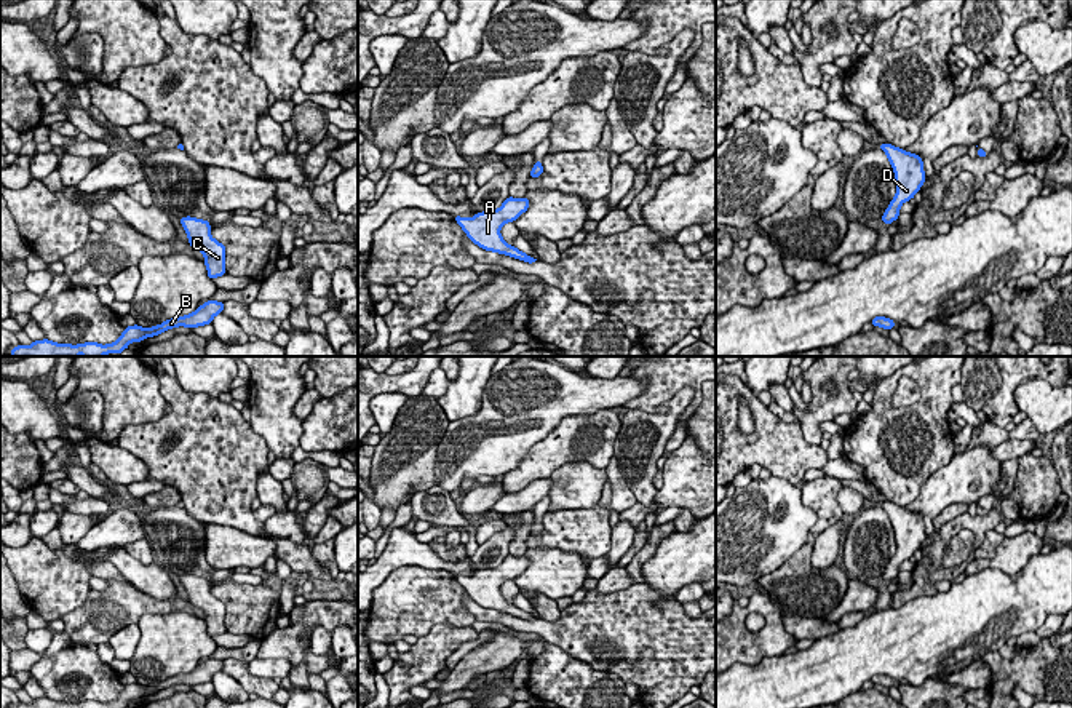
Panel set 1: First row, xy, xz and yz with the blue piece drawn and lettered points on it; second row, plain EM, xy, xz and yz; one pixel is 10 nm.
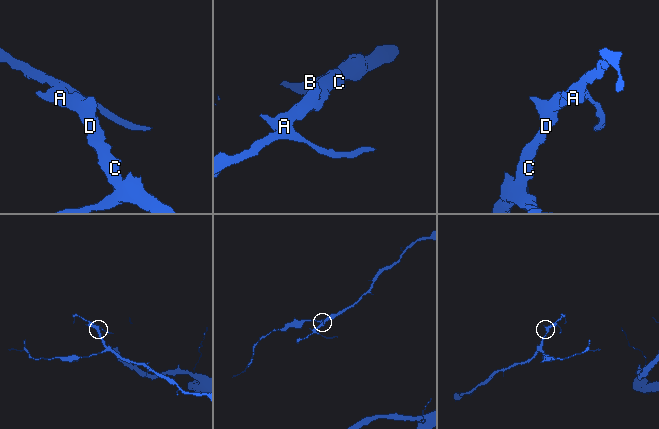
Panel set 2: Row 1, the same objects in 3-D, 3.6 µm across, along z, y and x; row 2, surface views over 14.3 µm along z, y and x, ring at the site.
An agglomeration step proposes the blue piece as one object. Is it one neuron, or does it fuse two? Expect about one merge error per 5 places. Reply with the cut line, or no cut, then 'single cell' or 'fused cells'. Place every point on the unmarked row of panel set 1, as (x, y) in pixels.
no cut | single cell

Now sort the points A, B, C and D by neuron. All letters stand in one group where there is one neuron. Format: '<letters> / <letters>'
A B C D

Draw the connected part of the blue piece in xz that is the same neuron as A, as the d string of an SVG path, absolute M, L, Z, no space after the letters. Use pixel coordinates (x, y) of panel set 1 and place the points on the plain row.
M508 555L495 569L482 569L474 572L471 577L460 574L454 575L467 595L479 606L534 622L537 617L524 612L514 604L510 604L500 593L500 587L510 579L514 580L522 571L527 569L529 564L530 561L526 555Z

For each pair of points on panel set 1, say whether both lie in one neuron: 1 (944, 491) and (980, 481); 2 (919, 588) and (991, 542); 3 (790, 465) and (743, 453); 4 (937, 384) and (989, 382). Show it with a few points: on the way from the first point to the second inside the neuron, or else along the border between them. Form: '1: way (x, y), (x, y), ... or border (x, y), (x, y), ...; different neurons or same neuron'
1: way (952, 483), (972, 481); same neuron
2: border (992, 528), (973, 548); different neurons
3: way (778, 454), (754, 453); same neuron
4: border (962, 373), (959, 382); different neurons

